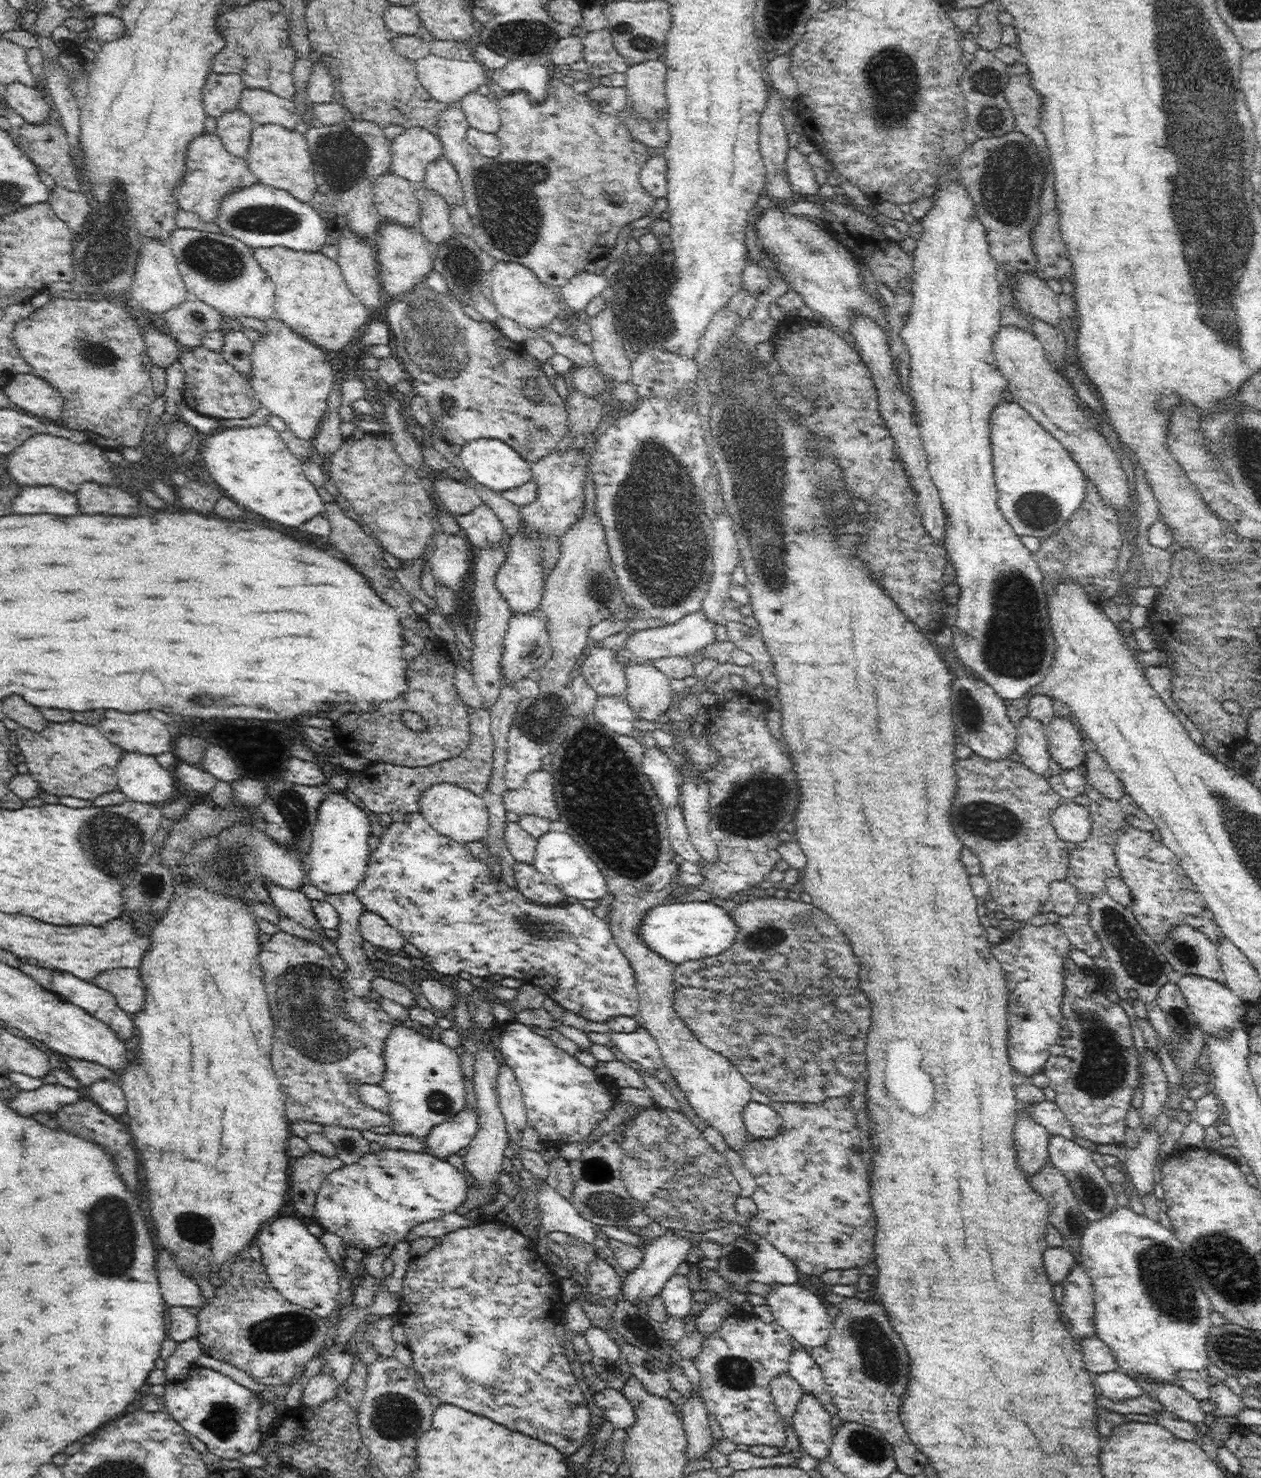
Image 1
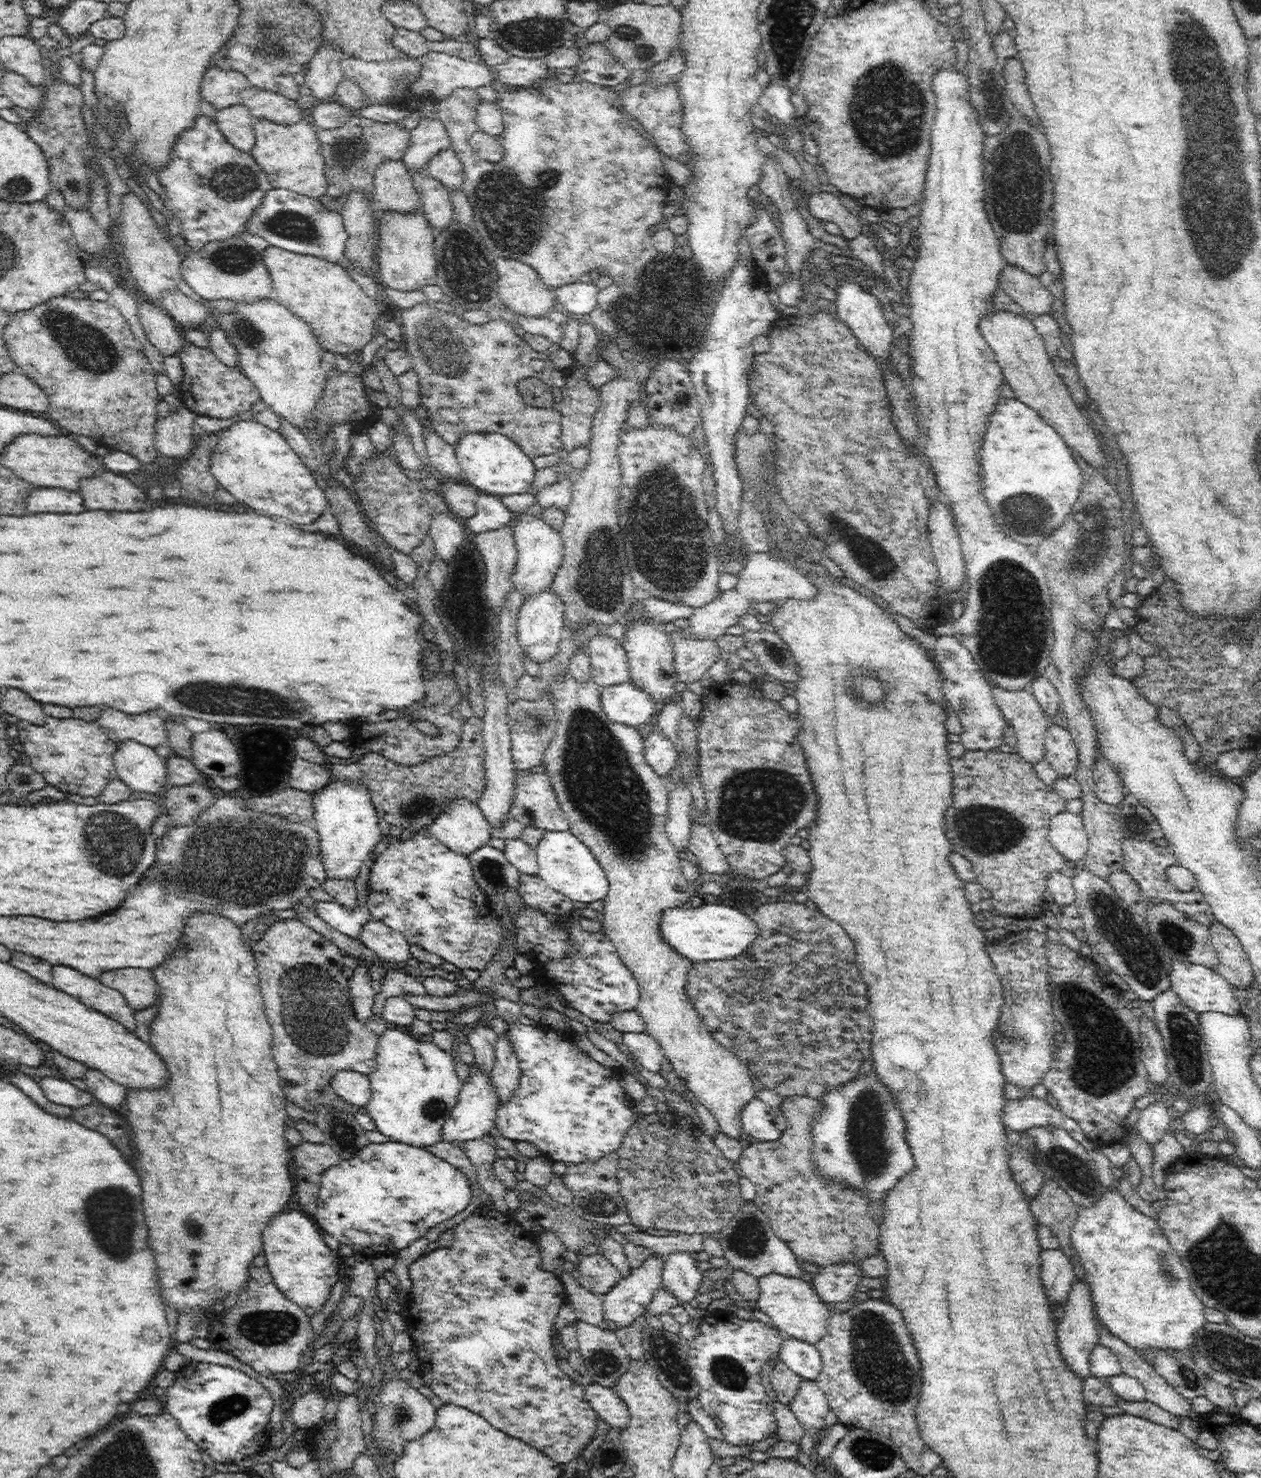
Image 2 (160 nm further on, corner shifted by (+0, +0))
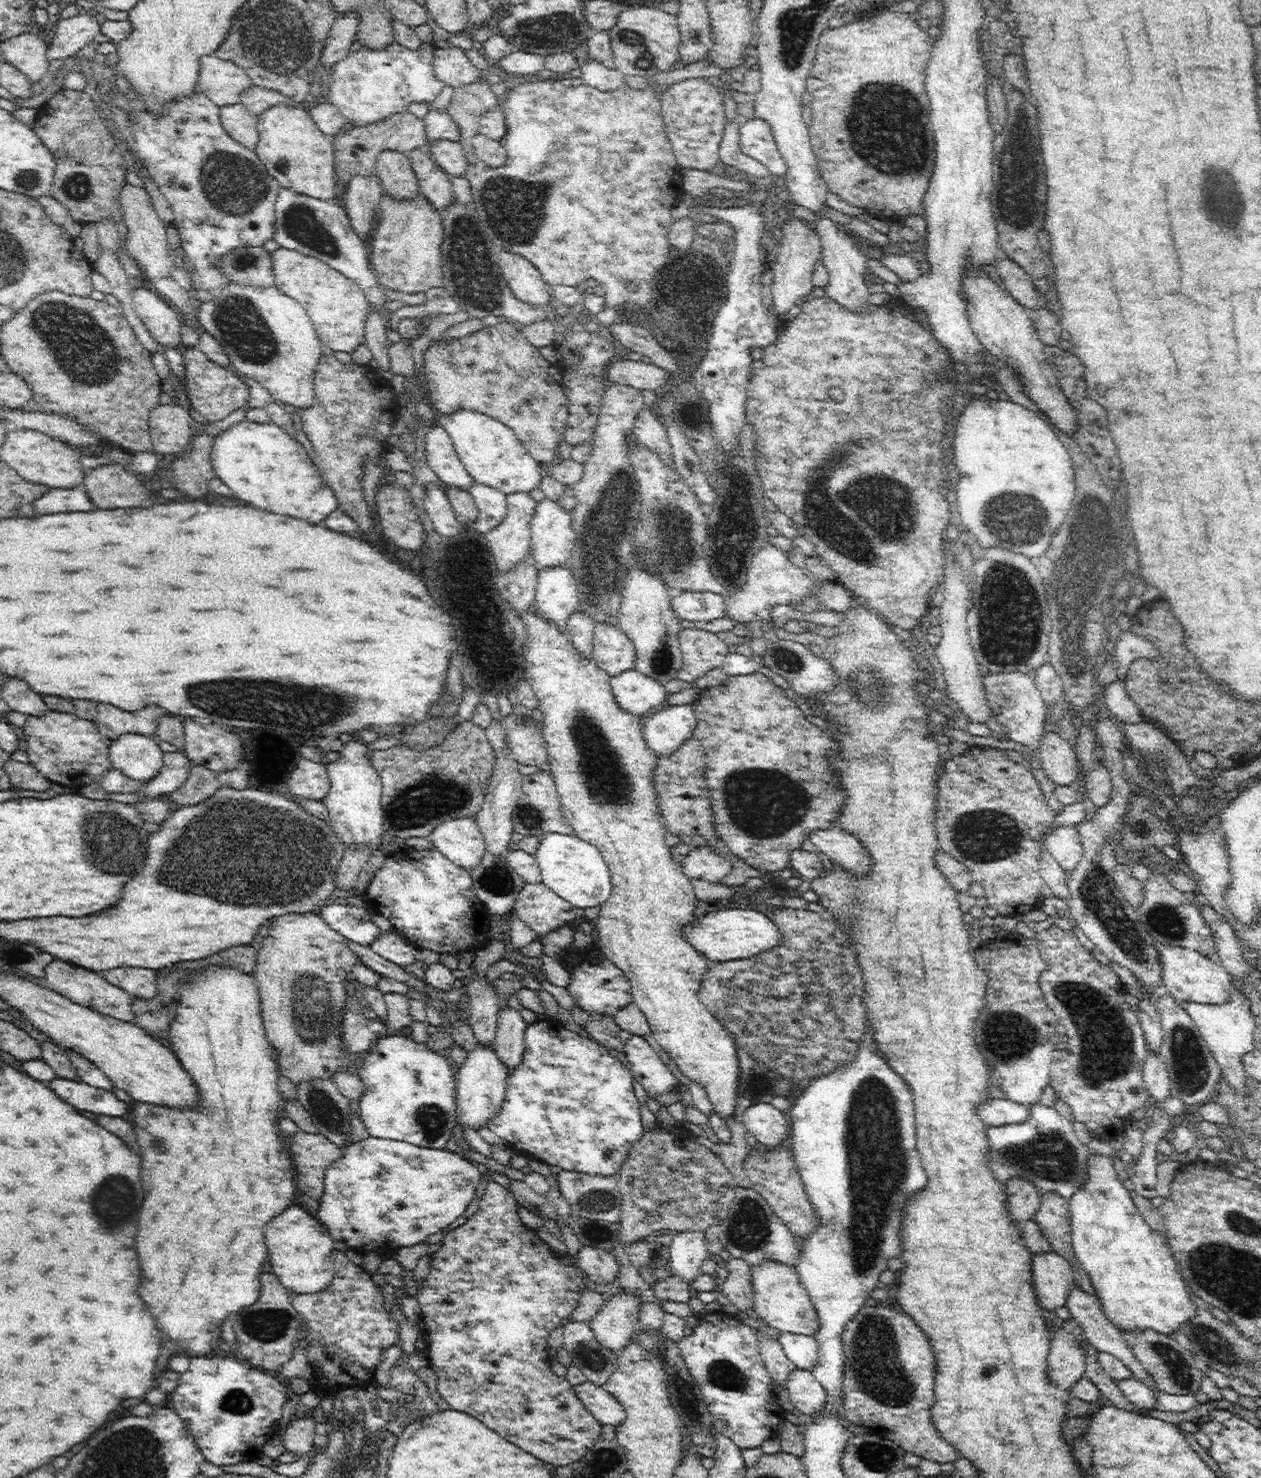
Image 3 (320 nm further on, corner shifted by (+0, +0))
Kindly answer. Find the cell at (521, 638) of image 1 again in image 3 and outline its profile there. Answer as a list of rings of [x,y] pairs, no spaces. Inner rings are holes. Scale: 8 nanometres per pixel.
[[[566,566],[546,570],[544,574],[537,576],[530,612],[538,620],[554,625],[555,632],[562,635],[567,629],[571,615],[579,608],[576,584]]]

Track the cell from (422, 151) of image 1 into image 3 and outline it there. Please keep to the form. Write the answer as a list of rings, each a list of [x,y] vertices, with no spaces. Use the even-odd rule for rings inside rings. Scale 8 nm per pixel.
[[[445,109],[429,111],[421,120],[423,123],[423,142],[421,147],[430,149],[439,140],[458,142],[458,130]]]

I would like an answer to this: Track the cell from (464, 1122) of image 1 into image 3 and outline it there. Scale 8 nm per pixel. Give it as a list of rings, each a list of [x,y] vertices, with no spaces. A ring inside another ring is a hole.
[[[478,1046],[472,1054],[468,1054],[465,1062],[457,1069],[455,1084],[454,1116],[456,1124],[462,1128],[478,1131],[489,1126],[493,1118],[500,1112],[507,1088],[507,1072],[497,1060],[493,1050]]]

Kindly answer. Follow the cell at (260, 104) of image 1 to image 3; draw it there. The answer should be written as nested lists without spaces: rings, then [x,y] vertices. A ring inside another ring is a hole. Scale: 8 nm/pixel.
[[[254,85],[241,94],[240,102],[246,105],[250,114],[256,116],[262,116],[272,107],[284,107],[294,110],[297,104],[284,93]]]

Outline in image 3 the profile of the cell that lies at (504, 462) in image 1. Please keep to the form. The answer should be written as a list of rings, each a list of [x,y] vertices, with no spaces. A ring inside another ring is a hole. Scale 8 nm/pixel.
[[[462,411],[449,417],[442,417],[441,424],[453,440],[458,458],[472,477],[474,484],[486,485],[504,494],[529,493],[541,483],[540,463],[516,438],[510,427],[502,421],[472,411]]]

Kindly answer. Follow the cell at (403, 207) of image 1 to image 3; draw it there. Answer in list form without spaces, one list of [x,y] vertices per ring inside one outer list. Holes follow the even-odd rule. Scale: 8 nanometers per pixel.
[[[386,151],[377,160],[374,174],[378,185],[391,201],[410,202],[421,195],[408,154]]]

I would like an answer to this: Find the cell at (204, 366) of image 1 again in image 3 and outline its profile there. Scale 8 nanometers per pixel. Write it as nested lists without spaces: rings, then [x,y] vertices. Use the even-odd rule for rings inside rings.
[[[196,346],[181,347],[180,353],[182,353],[185,368],[182,386],[193,410],[198,410],[211,422],[220,422],[234,410],[247,404],[248,398],[250,398],[250,386],[242,373],[237,372],[231,366],[216,364]]]

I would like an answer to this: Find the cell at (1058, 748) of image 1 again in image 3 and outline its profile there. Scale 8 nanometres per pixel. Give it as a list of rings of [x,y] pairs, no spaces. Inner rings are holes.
[[[1058,732],[1043,736],[1038,759],[1047,777],[1055,784],[1074,784],[1078,763],[1073,743]]]

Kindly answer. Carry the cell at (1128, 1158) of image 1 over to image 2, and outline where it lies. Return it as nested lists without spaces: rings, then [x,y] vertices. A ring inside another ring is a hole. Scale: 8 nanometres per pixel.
[[[1164,1101],[1155,1102],[1141,1110],[1136,1130],[1151,1149],[1153,1155],[1156,1152],[1156,1144],[1161,1141],[1166,1130],[1175,1126],[1175,1120],[1171,1117],[1170,1110],[1164,1106]]]

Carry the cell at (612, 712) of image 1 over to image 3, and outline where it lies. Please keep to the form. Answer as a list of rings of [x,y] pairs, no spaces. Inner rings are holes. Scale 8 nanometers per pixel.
[[[634,669],[620,673],[620,676],[609,681],[614,704],[632,717],[642,721],[650,715],[650,710],[665,704],[668,695],[665,688],[645,674],[640,674]]]

